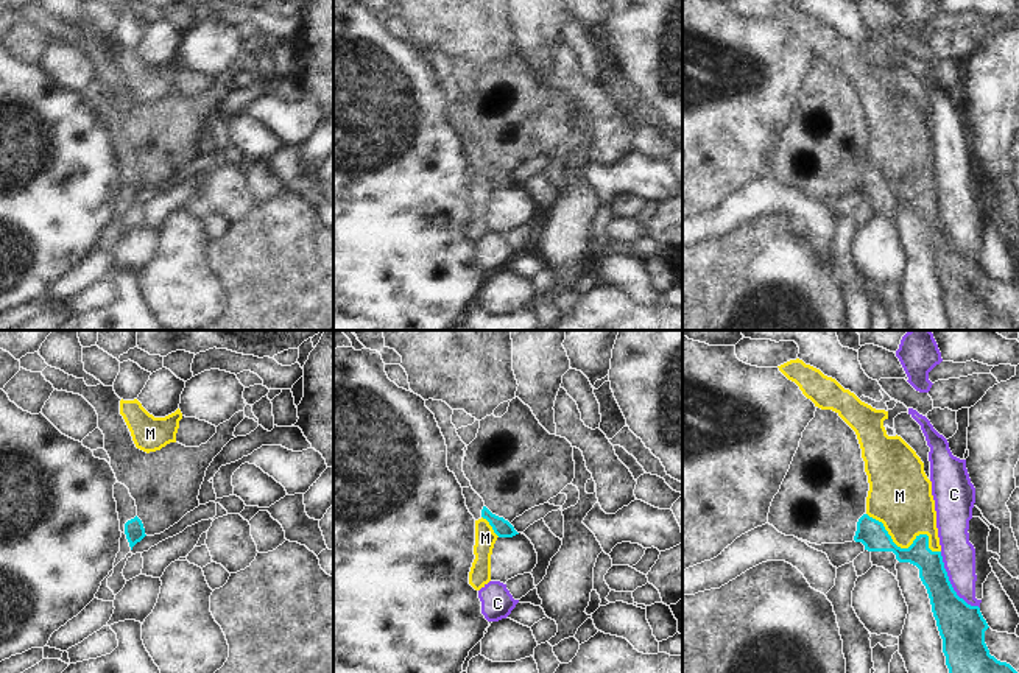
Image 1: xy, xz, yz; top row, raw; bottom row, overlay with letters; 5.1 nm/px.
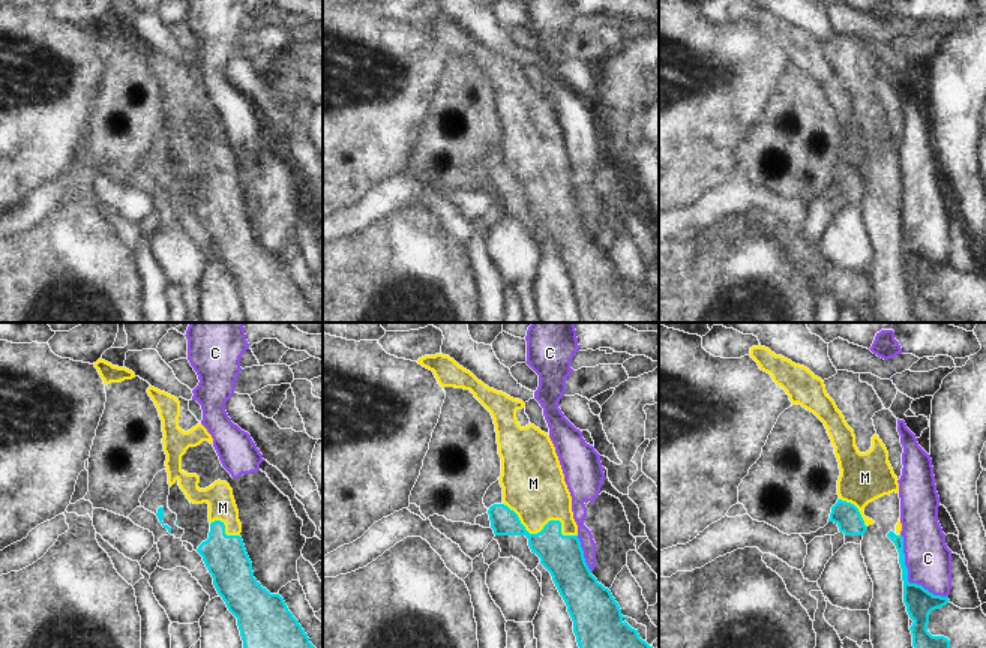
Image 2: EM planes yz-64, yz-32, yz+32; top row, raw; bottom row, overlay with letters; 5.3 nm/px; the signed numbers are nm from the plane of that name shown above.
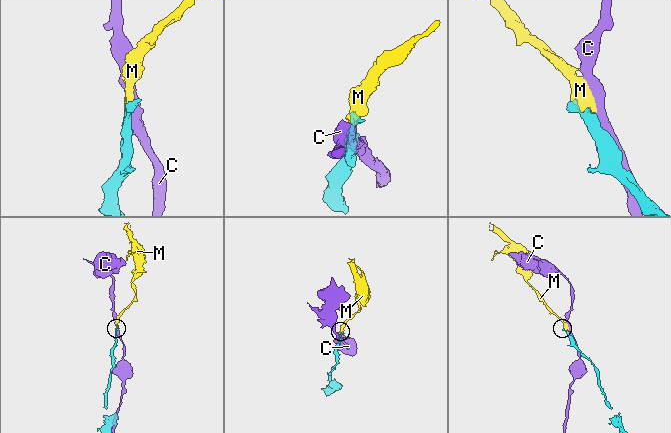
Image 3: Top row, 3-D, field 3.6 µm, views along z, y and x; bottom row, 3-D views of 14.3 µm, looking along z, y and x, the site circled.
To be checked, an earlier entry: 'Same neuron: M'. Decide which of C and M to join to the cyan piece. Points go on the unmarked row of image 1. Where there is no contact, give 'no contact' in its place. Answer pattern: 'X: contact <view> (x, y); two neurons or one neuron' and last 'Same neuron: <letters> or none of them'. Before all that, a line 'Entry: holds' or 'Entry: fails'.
Entry: holds
C: contact yz (951, 236); two neurons
M: contact yz (906, 200); one neuron
Same neuron: M

